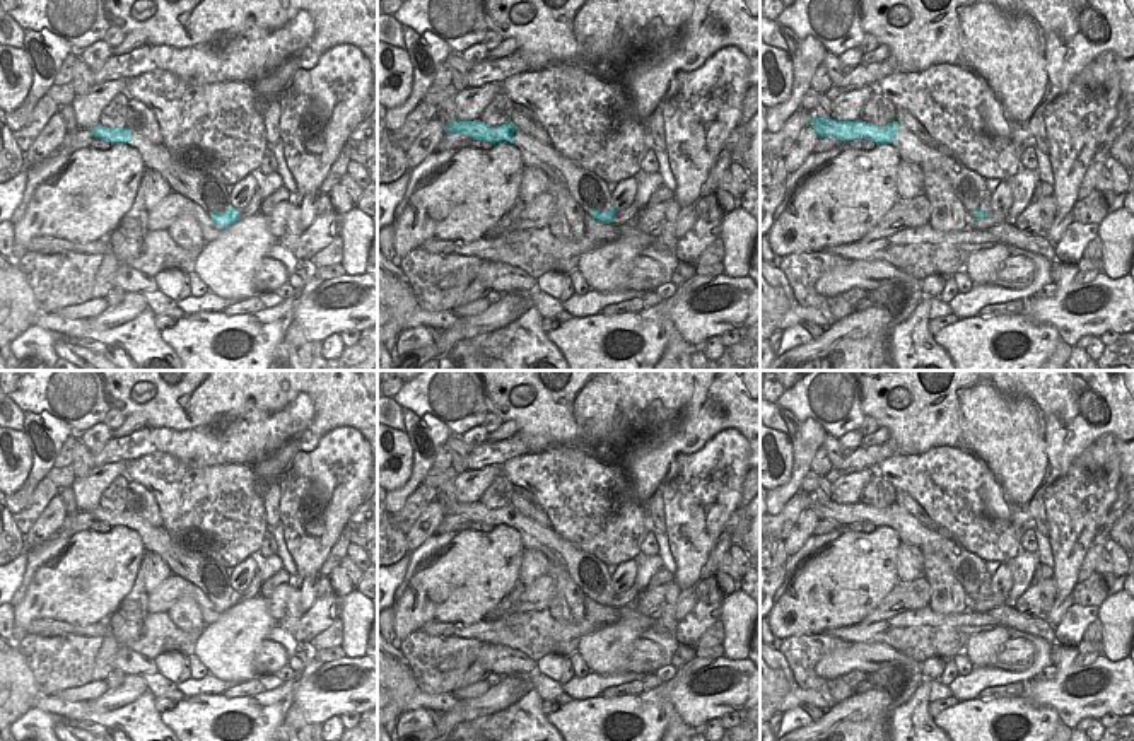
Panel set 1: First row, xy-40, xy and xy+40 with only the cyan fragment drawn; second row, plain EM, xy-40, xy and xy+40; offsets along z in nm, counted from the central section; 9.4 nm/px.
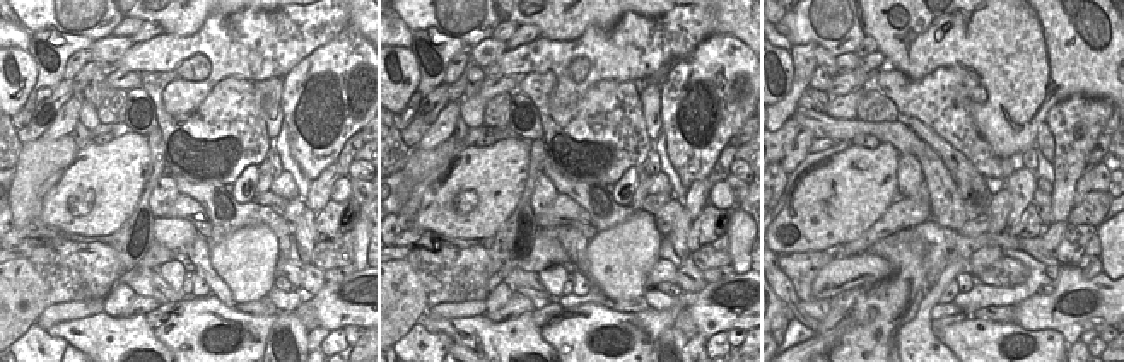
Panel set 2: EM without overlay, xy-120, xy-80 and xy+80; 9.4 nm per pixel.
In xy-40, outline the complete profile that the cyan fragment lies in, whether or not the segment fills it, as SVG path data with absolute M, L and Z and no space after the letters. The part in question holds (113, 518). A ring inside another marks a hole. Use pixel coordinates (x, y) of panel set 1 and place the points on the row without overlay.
M96 507L89 512L96 521L106 522L111 528L114 526L130 526L130 524L137 524L132 519L132 512L130 511L104 511L101 507Z

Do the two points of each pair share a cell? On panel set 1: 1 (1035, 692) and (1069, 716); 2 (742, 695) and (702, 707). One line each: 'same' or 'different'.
1: same
2: same

